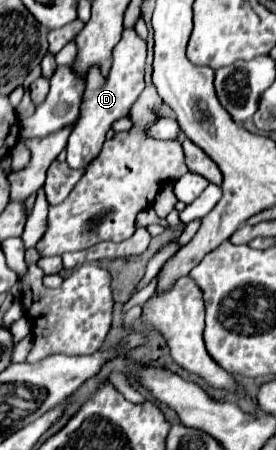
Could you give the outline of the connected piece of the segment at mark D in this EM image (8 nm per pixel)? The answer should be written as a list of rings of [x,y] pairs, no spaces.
[[[124,28],[120,42],[112,50],[112,66],[108,76],[98,70],[98,66],[92,66],[88,70],[88,84],[84,92],[82,112],[76,120],[72,134],[68,138],[68,166],[70,168],[84,168],[88,166],[102,150],[106,132],[110,130],[112,122],[126,116],[138,94],[144,90],[144,62],[146,62],[146,42],[138,36],[134,28]]]

